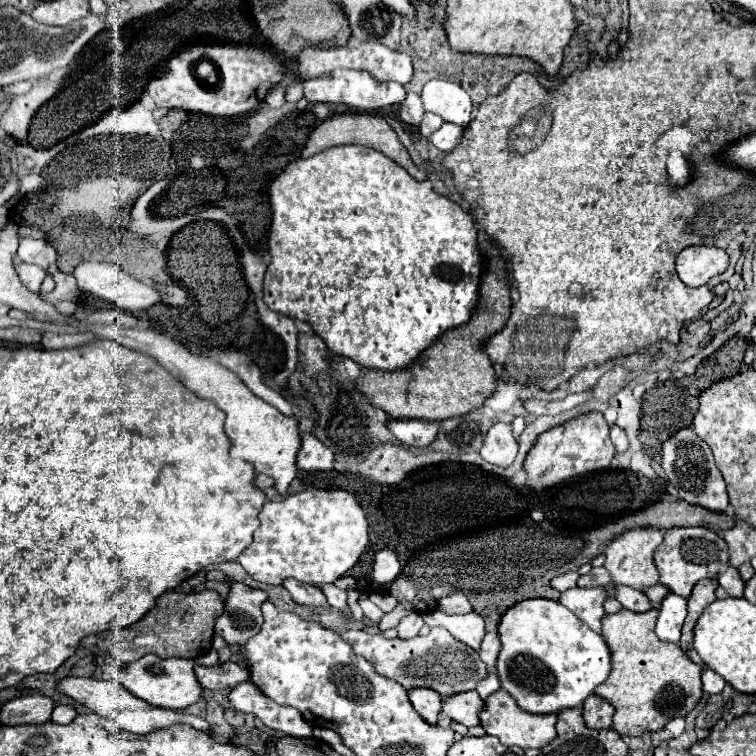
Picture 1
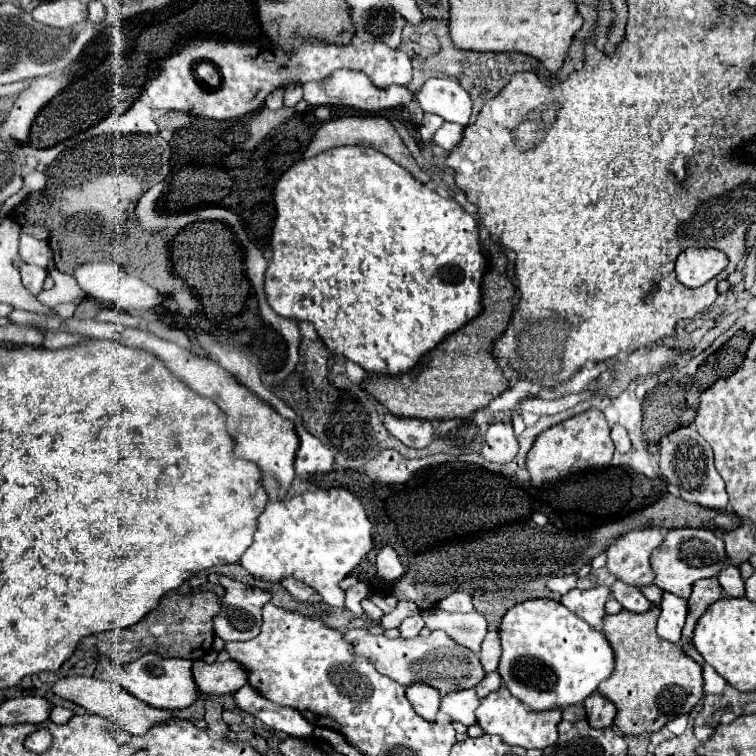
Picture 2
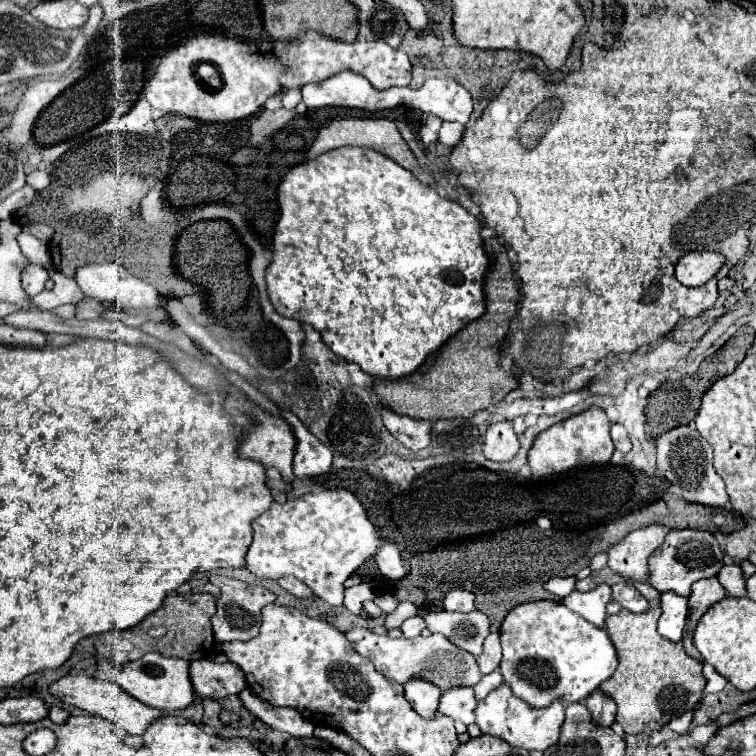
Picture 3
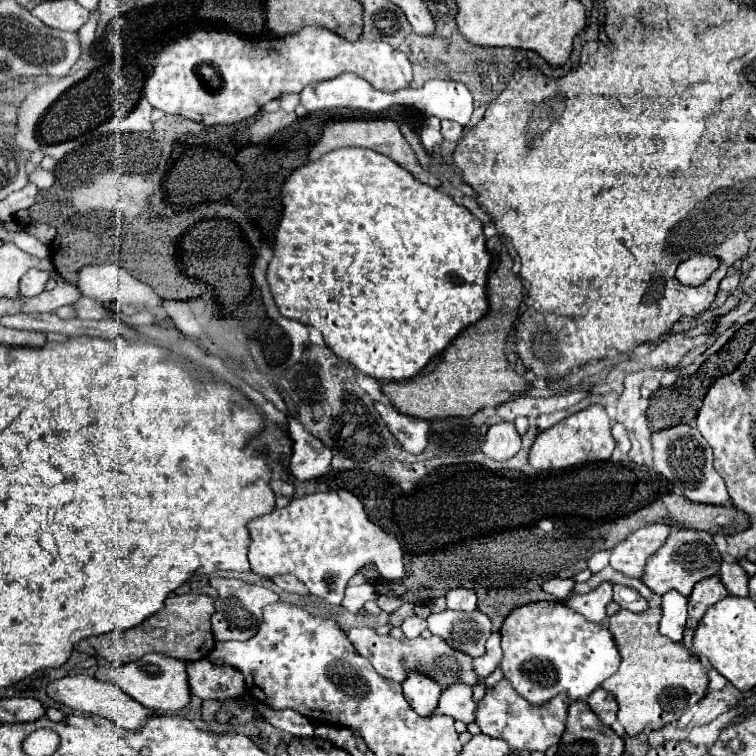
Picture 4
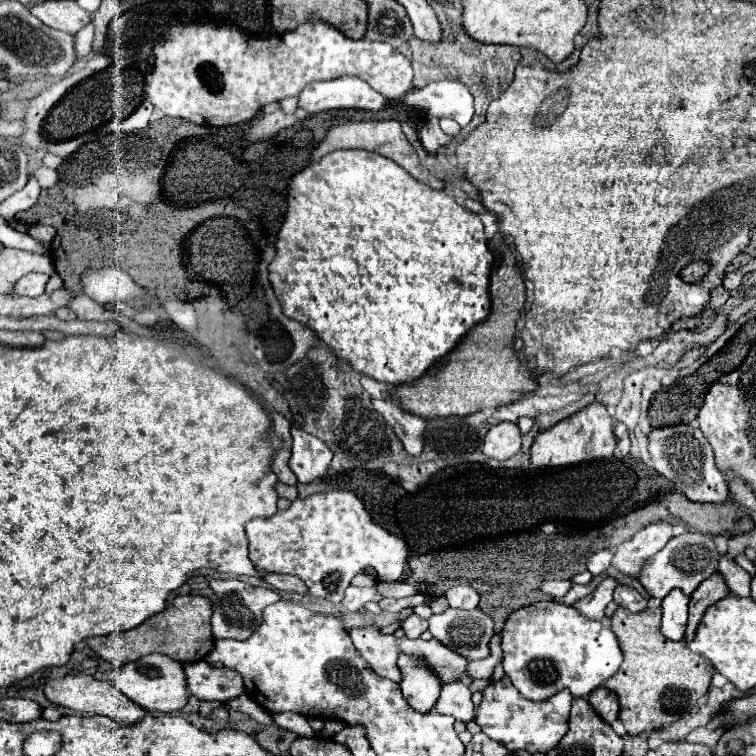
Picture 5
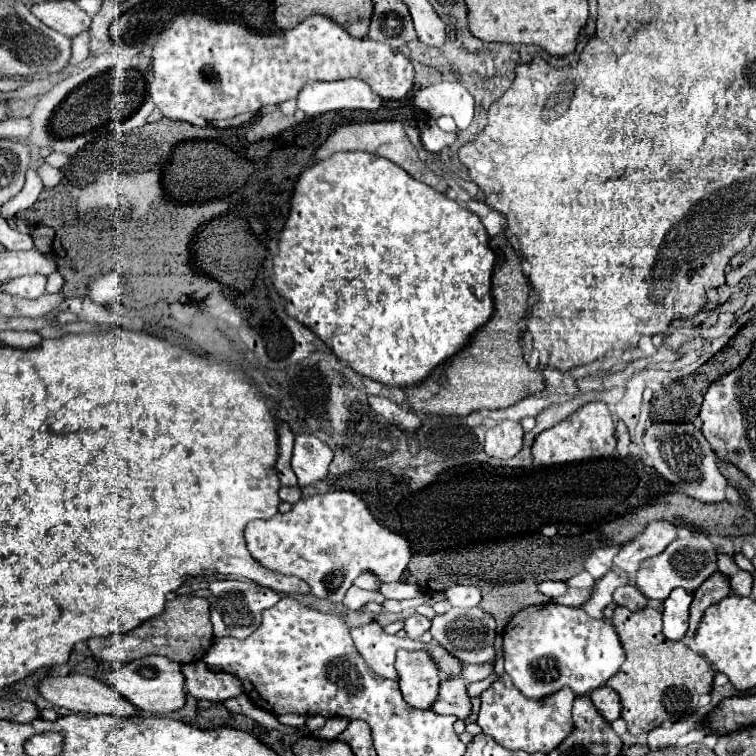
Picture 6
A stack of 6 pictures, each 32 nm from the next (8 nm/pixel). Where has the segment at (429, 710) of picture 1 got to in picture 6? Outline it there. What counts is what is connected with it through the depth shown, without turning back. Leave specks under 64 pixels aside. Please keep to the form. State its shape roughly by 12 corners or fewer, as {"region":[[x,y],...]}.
{"region":[[426,652],[396,658],[404,700],[428,710],[438,670]]}

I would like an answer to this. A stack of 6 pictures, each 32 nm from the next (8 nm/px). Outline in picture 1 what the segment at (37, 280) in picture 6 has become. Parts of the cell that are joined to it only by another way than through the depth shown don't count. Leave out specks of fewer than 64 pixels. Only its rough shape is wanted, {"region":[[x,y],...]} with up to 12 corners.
{"region":[[18,264],[20,282],[38,292],[46,272],[34,264]]}

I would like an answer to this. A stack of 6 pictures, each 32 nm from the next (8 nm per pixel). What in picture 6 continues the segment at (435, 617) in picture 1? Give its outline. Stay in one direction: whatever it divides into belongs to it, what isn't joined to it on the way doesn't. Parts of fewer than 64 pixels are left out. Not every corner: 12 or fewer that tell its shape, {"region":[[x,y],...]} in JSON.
{"region":[[482,608],[434,616],[434,640],[464,664],[494,658],[496,624]]}

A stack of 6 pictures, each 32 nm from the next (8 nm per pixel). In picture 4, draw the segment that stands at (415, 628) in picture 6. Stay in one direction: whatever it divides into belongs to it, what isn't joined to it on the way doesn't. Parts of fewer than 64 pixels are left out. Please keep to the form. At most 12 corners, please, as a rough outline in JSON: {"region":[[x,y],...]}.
{"region":[[410,616],[402,624],[406,638],[416,638],[426,630],[426,620]]}

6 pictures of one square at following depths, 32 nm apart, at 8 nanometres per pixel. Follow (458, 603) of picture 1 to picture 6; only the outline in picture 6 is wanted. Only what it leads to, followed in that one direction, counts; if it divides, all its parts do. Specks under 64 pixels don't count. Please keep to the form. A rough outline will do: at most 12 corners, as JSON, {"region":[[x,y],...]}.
{"region":[[452,586],[446,598],[452,606],[472,608],[480,602],[474,586]]}

